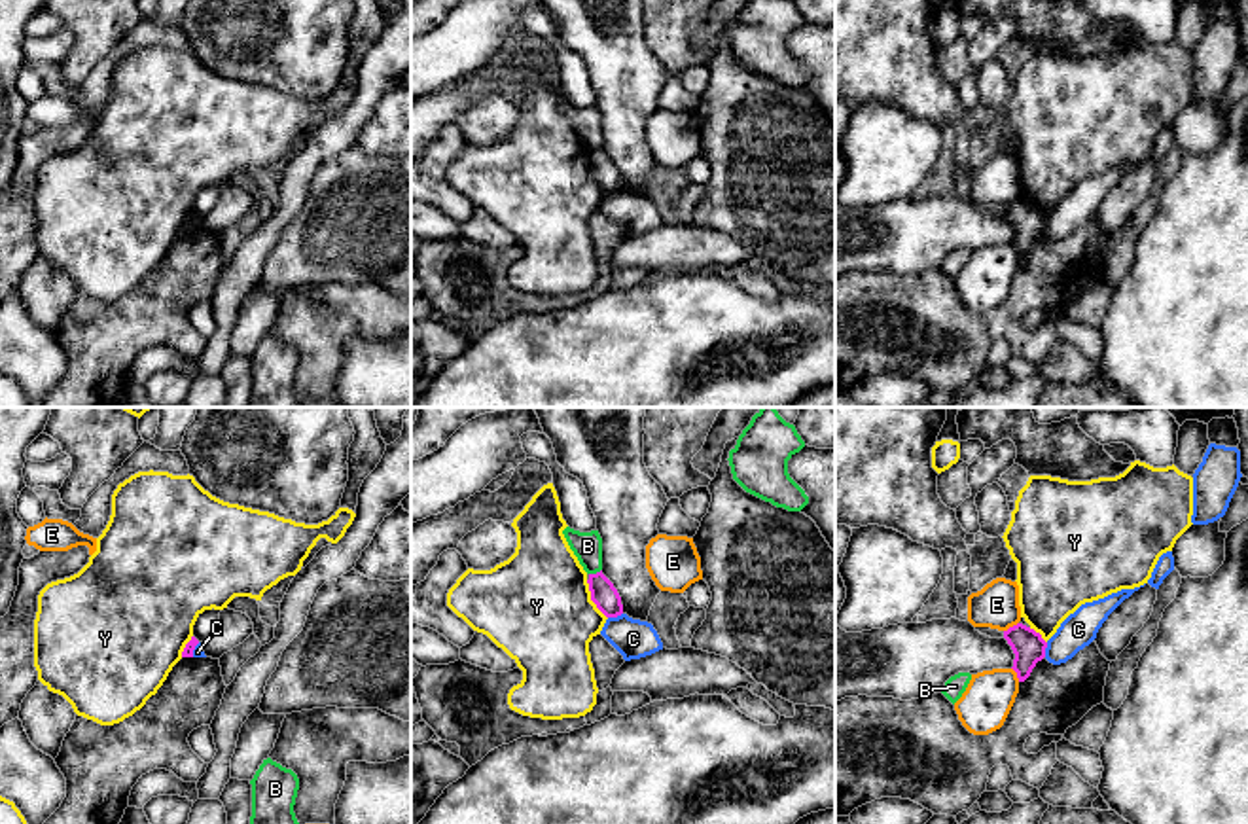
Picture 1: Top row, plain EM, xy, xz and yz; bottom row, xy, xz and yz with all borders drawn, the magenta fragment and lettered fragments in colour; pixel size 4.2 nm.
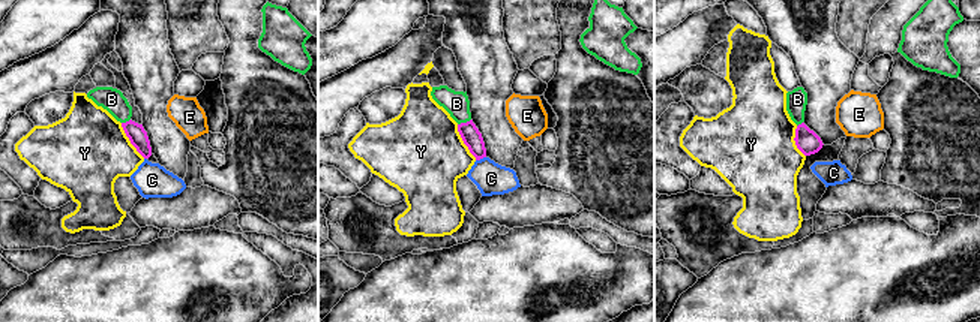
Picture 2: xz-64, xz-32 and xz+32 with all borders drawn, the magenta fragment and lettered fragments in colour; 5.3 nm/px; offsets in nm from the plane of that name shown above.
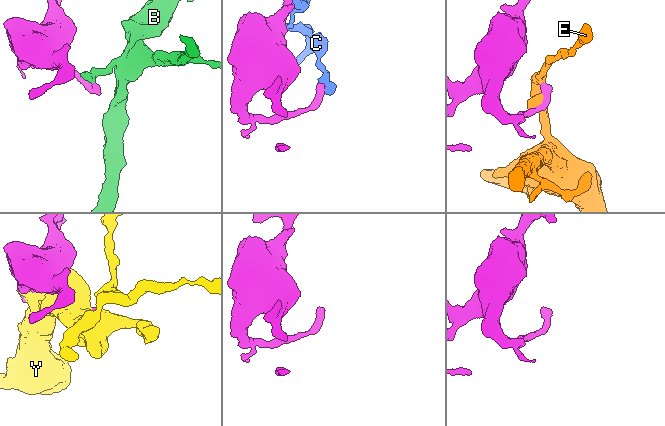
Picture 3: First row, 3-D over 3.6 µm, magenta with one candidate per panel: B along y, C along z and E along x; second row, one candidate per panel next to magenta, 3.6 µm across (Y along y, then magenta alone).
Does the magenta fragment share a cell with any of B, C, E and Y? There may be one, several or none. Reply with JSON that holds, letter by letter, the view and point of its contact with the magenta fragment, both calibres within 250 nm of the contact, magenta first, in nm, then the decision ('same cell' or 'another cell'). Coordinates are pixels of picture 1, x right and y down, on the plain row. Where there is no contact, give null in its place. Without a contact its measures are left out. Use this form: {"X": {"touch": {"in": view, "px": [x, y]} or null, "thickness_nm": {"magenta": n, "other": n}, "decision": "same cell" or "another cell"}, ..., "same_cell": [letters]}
{"B": {"touch": {"in": "xz", "px": [597, 148]}, "thickness_nm": {"magenta": 110, "other": 130}, "decision": "another cell"}, "C": {"touch": {"in": "xz", "px": [614, 192]}, "thickness_nm": {"magenta": 110, "other": 170}, "decision": "another cell"}, "E": {"touch": {"in": "yz", "px": [1010, 203]}, "thickness_nm": {"magenta": 140, "other": 190}, "decision": "another cell"}, "Y": {"touch": {"in": "xz", "px": [591, 175]}, "thickness_nm": {"magenta": 110, "other": 460}, "decision": "another cell"}, "same_cell": []}

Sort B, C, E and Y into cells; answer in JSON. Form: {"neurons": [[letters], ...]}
{"neurons": [["B"], ["C"], ["E"], ["Y"]]}

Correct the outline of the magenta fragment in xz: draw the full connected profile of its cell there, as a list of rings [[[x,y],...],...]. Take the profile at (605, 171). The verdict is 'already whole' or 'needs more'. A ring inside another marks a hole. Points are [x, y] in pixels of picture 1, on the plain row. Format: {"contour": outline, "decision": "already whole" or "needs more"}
{"contour": [[[600,148],[589,150],[591,176],[606,193],[617,193],[623,189],[623,180],[614,159]]], "decision": "already whole"}

